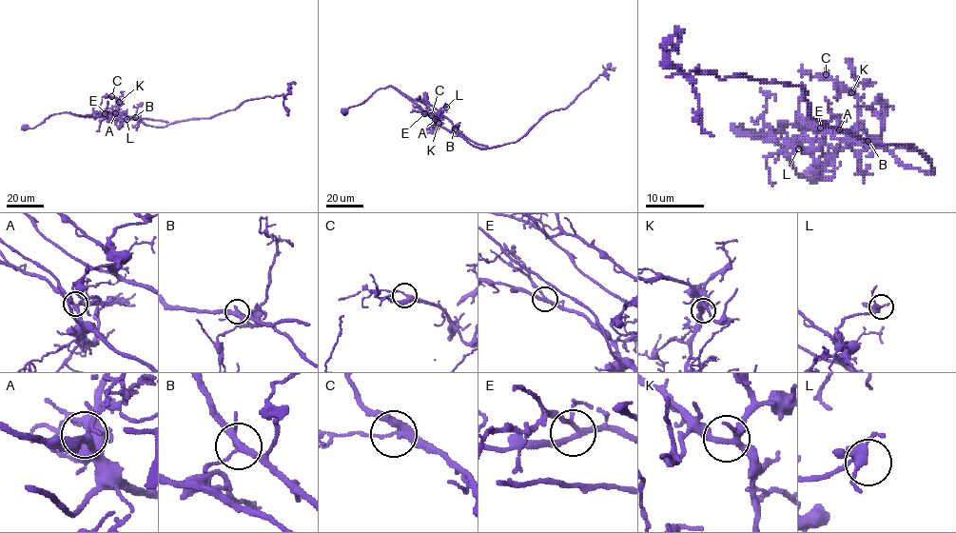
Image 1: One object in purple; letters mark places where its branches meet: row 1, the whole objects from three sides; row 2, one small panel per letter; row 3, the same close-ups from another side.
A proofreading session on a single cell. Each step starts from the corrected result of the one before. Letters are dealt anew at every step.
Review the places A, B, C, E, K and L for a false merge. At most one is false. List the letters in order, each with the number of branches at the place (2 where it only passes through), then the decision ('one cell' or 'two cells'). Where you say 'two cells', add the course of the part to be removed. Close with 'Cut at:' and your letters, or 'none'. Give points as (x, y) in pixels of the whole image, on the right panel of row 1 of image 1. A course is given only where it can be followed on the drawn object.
A: 4 branches meet; one cell
B: 4 branches meet; two cells; foreign part runs (868, 141), (838, 139), (828, 129), (795, 122), (779, 126), (770, 135), (739, 135), (731, 128)
C: 3 branches meet; one cell
E: 4 branches meet; one cell
K: 4 branches meet; one cell
L: 4 branches meet; one cell
Cut at: B

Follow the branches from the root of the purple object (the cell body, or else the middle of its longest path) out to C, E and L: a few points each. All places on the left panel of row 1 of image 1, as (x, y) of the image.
C: (24, 128), (33, 128), (51, 114), (61, 112), (114, 120), (118, 100), (111, 96)
E: (24, 128), (33, 128), (51, 114), (61, 112), (114, 120), (115, 114), (105, 113)
L: (24, 128), (33, 128), (51, 114), (61, 112), (90, 115), (109, 111), (120, 113), (122, 121), (126, 119)

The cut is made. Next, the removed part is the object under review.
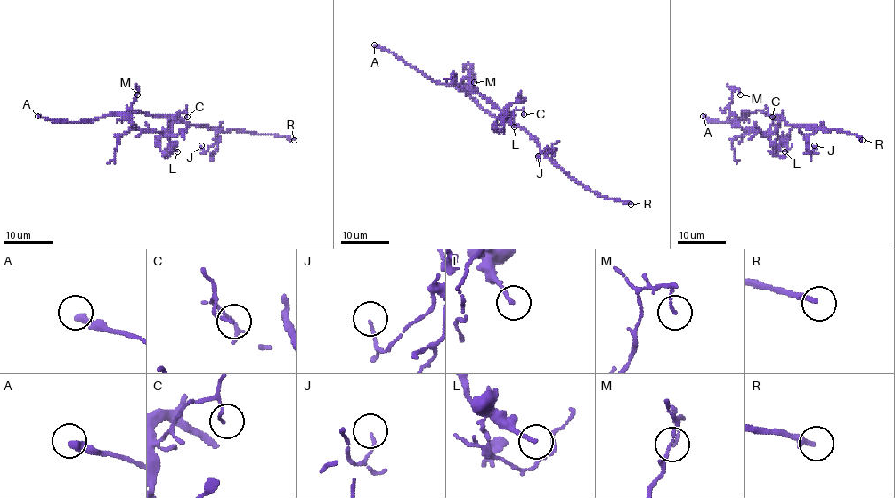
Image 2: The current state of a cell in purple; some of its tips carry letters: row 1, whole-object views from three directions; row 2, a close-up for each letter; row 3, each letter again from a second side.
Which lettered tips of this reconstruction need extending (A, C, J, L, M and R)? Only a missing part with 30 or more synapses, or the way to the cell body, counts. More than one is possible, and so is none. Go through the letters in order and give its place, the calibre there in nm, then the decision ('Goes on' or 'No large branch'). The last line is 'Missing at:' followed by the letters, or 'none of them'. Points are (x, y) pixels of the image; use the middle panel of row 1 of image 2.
A: Place: (374, 44). Thickness 280 nm. Goes on
C: Place: (524, 114). Thickness 110 nm. No large branch
J: Place: (538, 156). Thickness 100 nm. No large branch
L: Place: (514, 126). Thickness 140 nm. No large branch
M: Place: (474, 82). Thickness 90 nm. No large branch
R: Place: (630, 204). Thickness 240 nm. Goes on
Missing at: A, R

